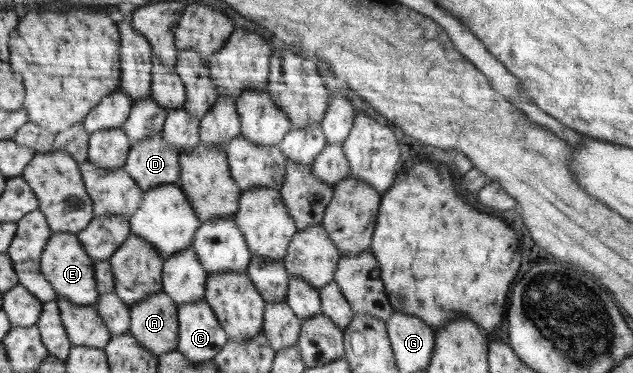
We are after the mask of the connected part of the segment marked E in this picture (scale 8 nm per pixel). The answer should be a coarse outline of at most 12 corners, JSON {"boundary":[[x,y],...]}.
{"boundary":[[56,233],[40,271],[56,295],[96,305],[95,262],[77,234]]}

